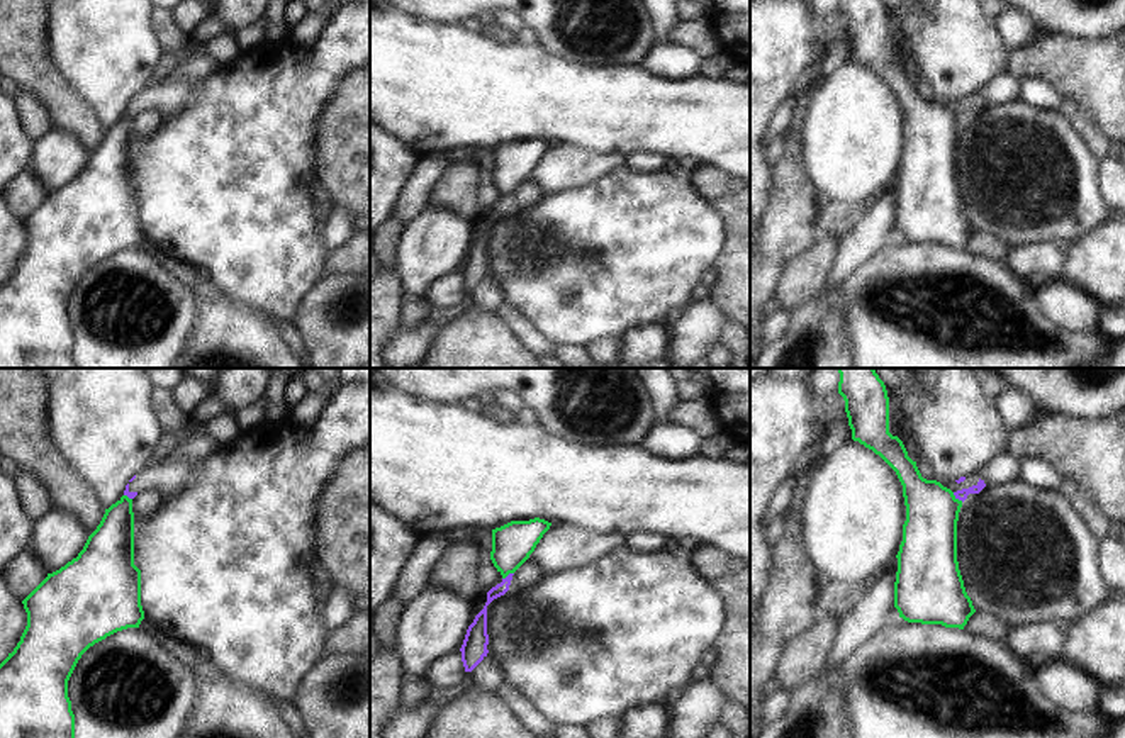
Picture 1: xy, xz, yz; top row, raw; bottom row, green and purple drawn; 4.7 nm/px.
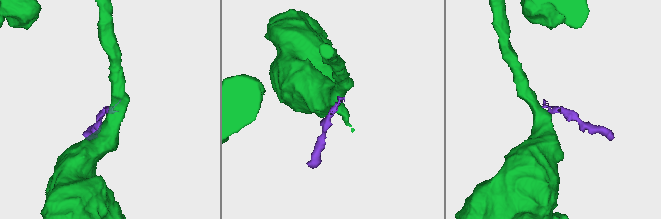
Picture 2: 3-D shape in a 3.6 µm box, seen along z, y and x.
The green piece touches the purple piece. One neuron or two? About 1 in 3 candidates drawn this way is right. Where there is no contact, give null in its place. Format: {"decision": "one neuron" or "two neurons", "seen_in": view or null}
{"decision": "two neurons", "seen_in": "yz"}

